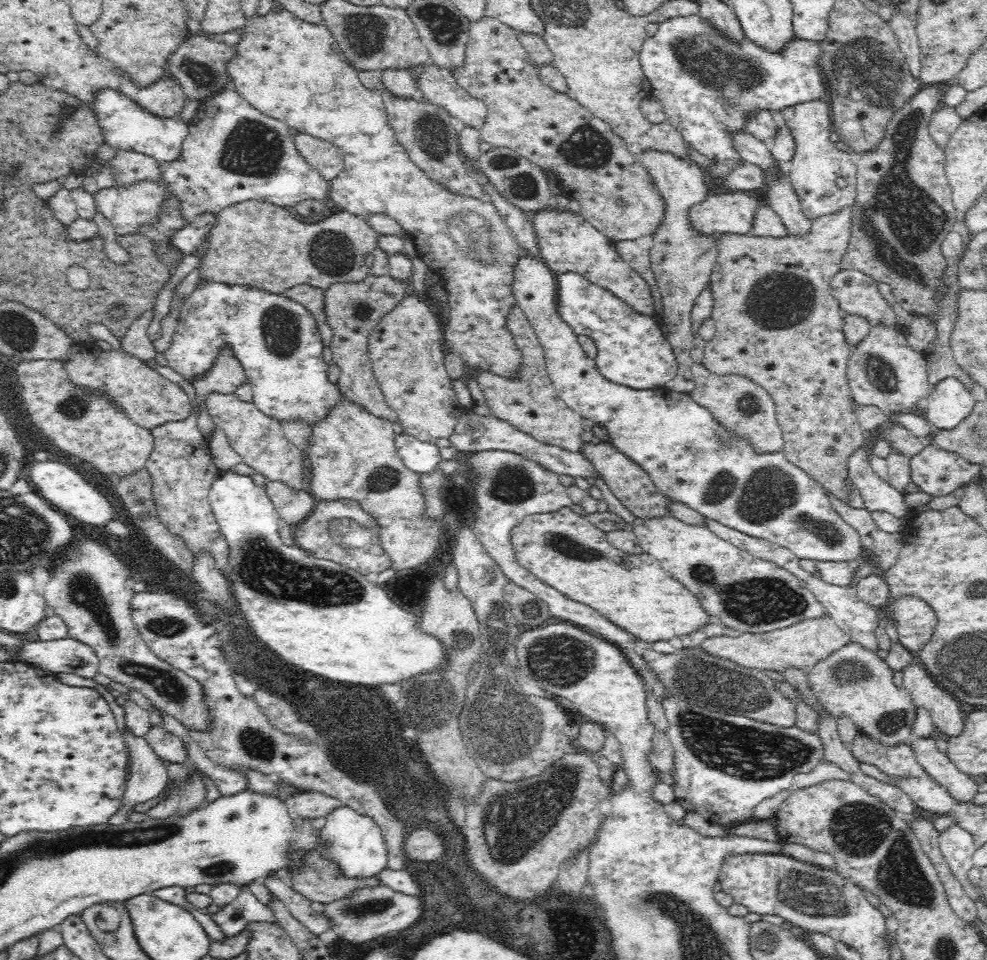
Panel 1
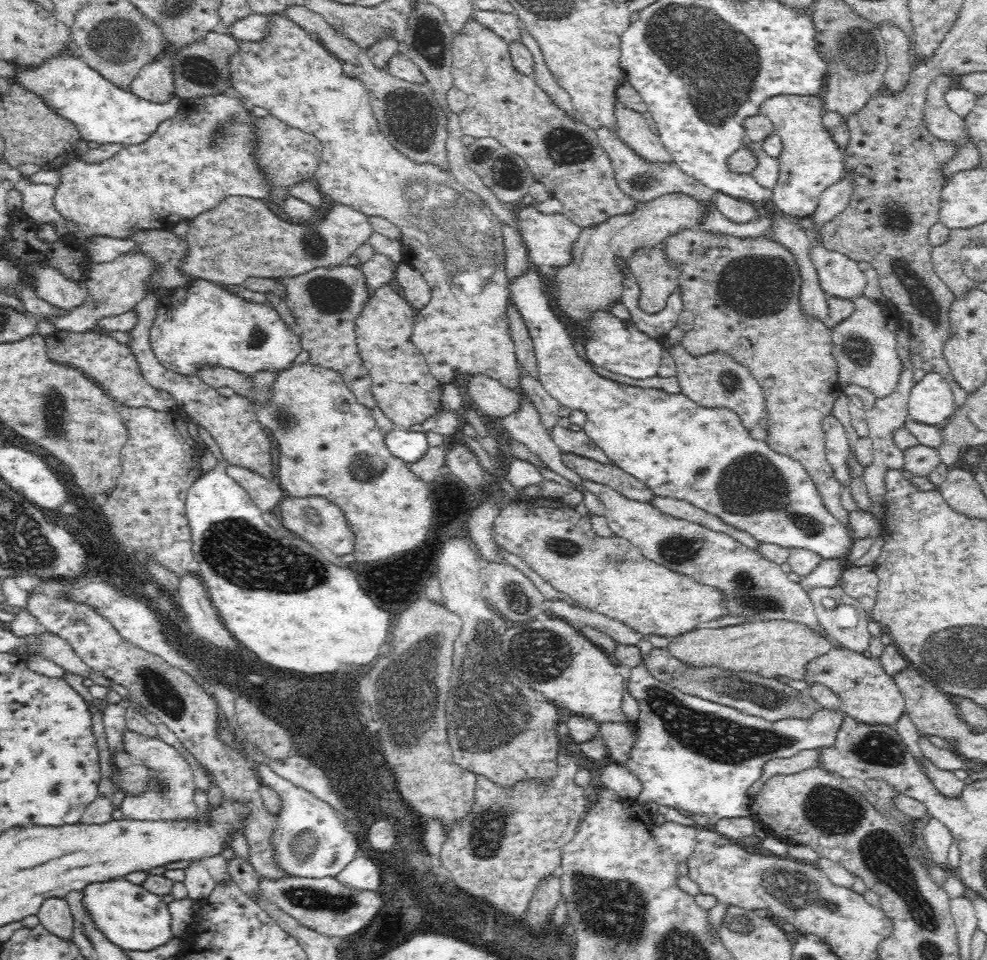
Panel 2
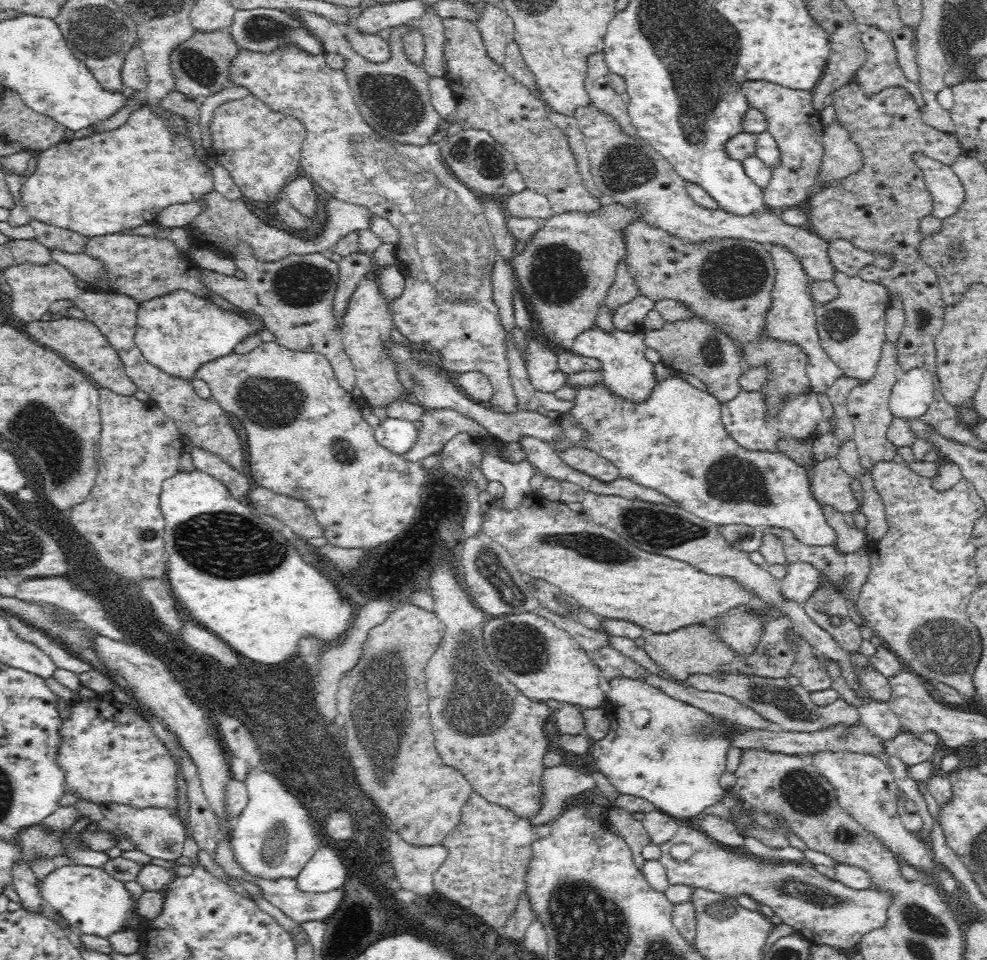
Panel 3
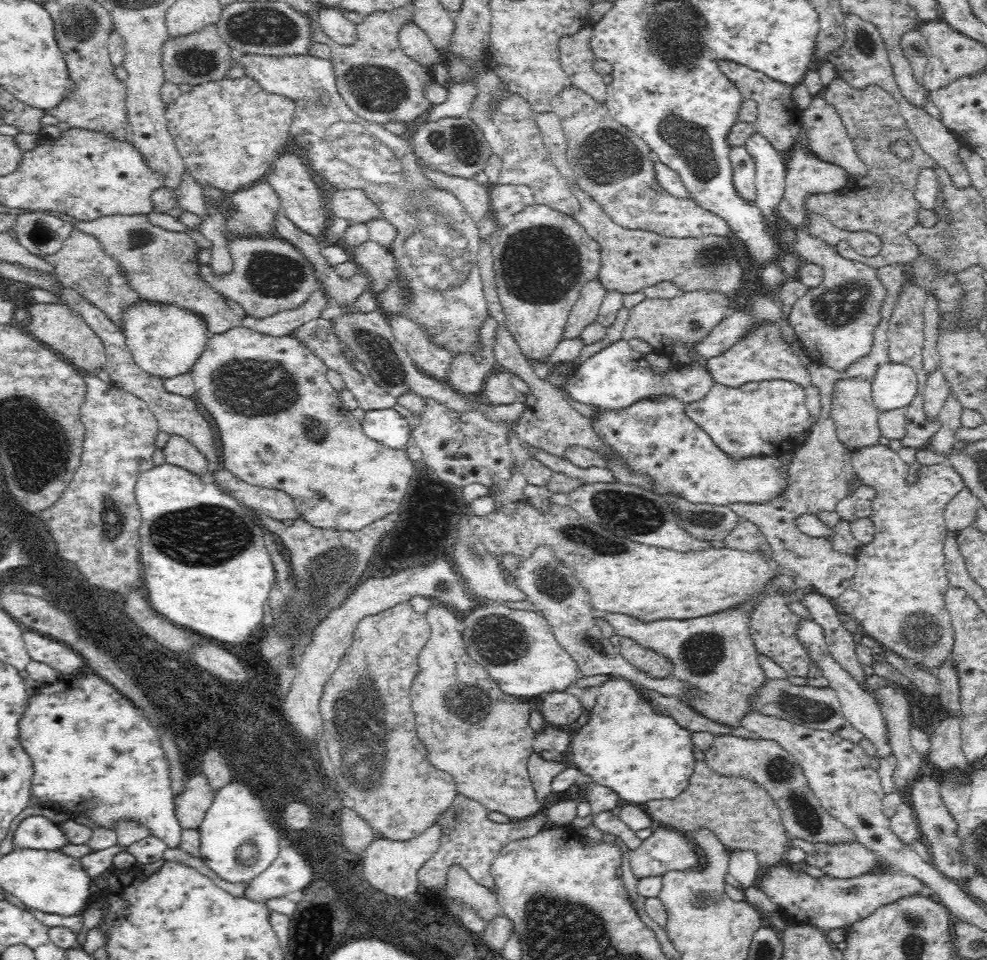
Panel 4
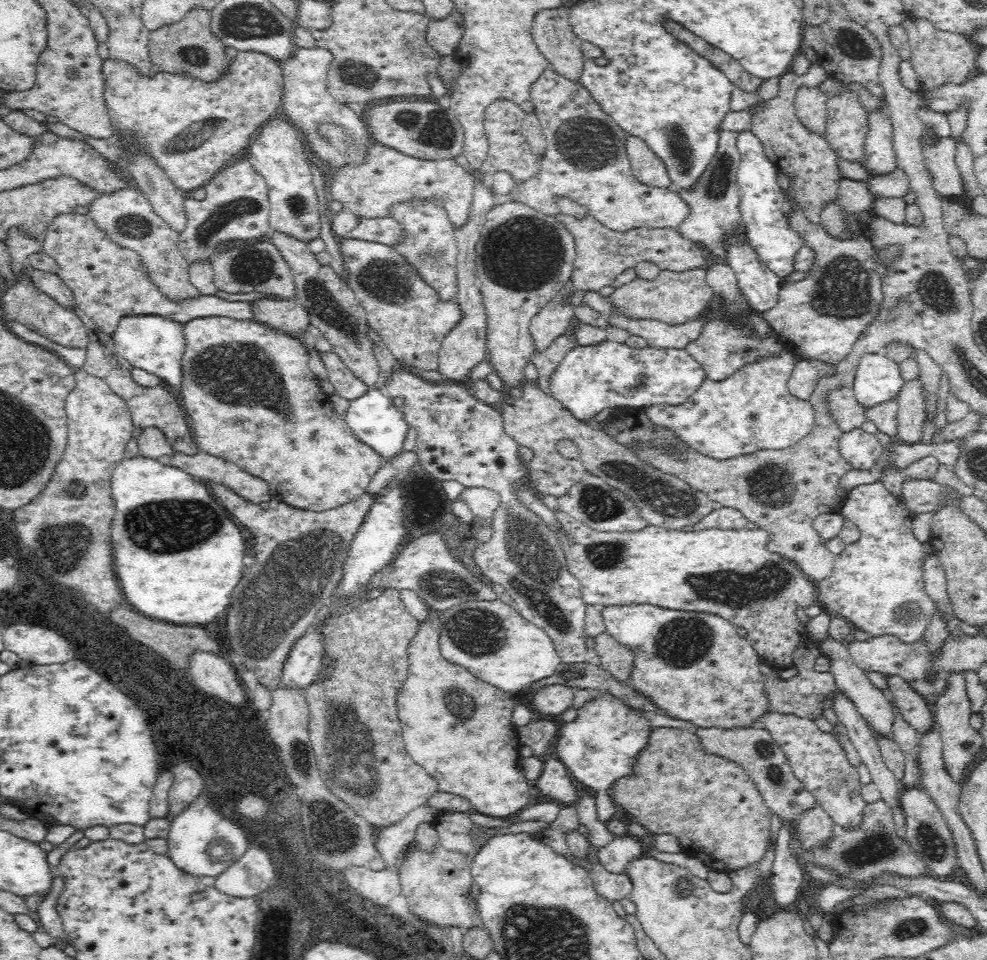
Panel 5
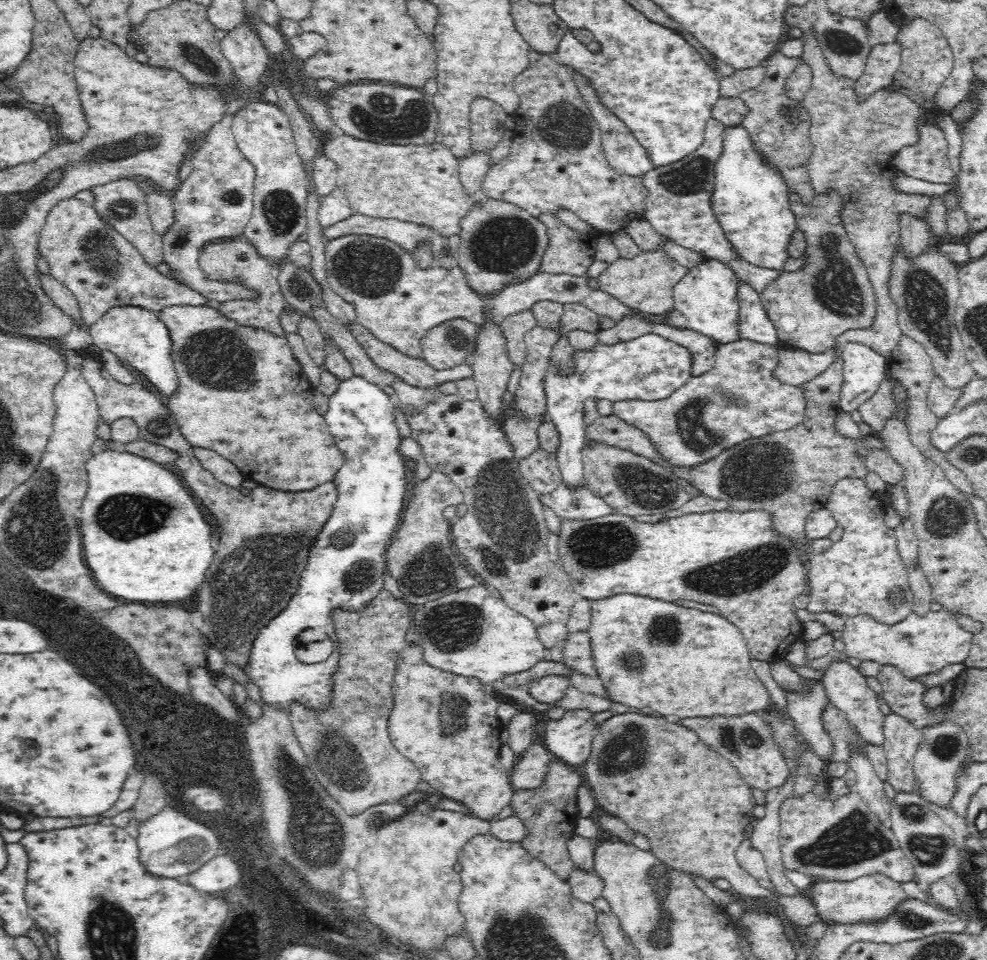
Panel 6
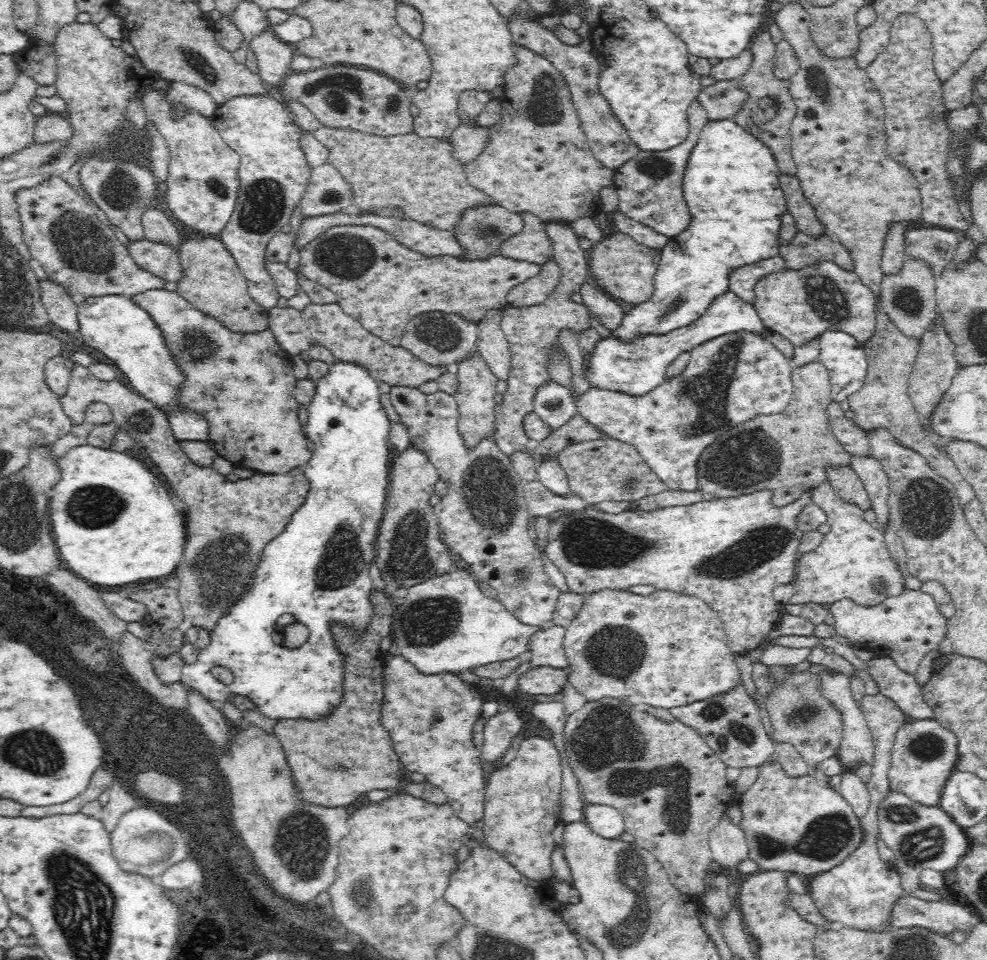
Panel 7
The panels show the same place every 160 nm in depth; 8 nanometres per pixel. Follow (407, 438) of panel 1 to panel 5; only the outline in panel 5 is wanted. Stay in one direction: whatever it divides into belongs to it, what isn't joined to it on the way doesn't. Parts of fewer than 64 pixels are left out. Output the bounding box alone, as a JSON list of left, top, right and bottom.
[342,387,409,467]

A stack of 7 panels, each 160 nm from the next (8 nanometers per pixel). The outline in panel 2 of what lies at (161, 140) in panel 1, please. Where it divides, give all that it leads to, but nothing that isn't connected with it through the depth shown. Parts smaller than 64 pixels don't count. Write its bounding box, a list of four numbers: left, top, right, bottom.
[11,47,184,144]

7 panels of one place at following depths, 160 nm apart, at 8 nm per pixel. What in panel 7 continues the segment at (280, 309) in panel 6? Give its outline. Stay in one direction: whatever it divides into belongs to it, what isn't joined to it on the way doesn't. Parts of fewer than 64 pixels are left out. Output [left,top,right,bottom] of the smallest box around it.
[174,238,266,332]

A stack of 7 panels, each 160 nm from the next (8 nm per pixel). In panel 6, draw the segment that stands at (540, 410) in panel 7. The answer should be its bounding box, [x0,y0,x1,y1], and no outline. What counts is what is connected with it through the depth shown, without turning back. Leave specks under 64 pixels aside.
[543,282,778,488]

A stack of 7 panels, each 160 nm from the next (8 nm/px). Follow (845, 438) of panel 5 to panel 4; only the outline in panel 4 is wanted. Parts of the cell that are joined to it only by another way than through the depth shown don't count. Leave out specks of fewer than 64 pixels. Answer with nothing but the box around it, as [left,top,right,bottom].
[830,444,967,669]

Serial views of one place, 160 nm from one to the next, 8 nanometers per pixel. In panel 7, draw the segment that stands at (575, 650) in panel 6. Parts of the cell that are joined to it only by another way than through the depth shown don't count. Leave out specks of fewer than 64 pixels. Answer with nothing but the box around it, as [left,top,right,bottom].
[527,624,566,668]

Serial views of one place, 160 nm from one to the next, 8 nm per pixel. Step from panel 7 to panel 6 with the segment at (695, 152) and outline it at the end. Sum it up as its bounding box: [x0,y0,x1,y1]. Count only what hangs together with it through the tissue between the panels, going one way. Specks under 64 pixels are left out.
[654,124,796,342]

